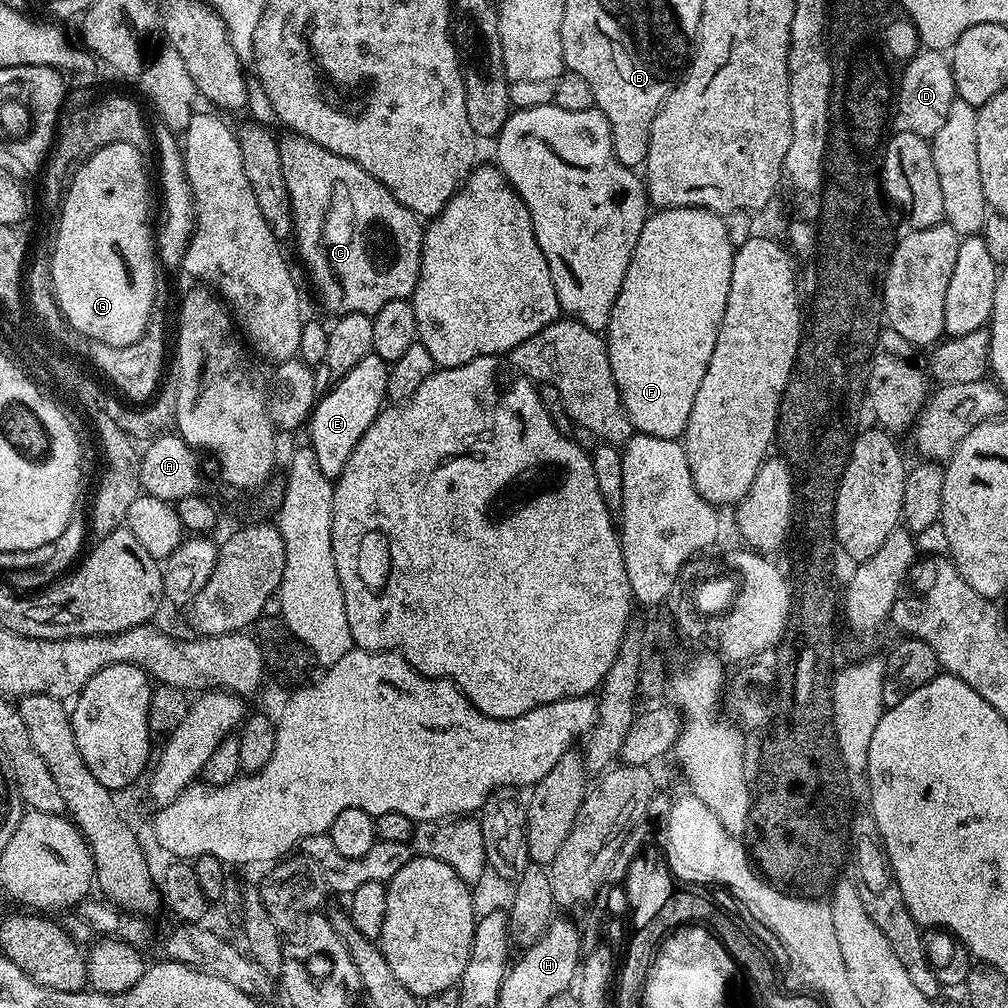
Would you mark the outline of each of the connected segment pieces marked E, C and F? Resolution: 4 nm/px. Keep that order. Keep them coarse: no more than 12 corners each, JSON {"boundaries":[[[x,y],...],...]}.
{"boundaries":[[[369,354],[321,395],[307,425],[338,477],[386,404],[389,361]],[[288,134],[294,241],[332,314],[420,277],[421,217]],[[721,213],[645,220],[606,329],[636,432],[683,437],[730,294]]]}

